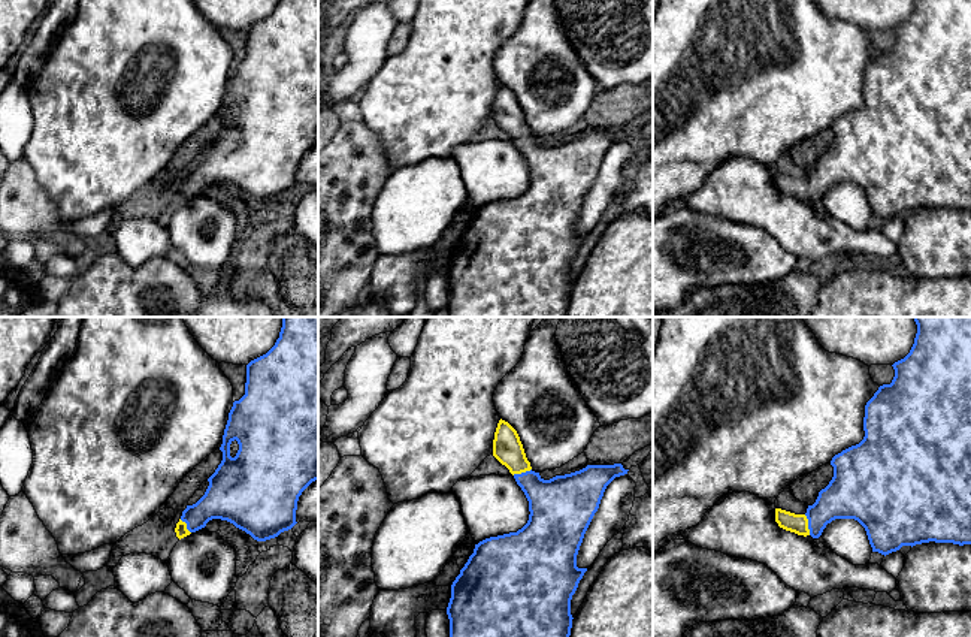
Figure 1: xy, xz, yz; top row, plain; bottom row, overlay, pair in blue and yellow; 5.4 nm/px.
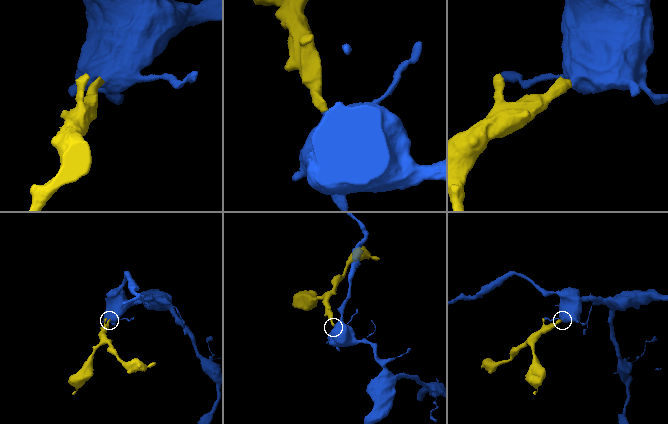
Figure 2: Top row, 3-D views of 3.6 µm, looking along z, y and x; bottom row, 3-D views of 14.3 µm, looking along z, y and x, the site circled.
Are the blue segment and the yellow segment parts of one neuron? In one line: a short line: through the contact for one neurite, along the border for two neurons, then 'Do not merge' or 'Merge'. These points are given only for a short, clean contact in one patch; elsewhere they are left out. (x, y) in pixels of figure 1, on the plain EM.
Line: yz (844, 162), (834, 166), (808, 190), (798, 189). Merge

